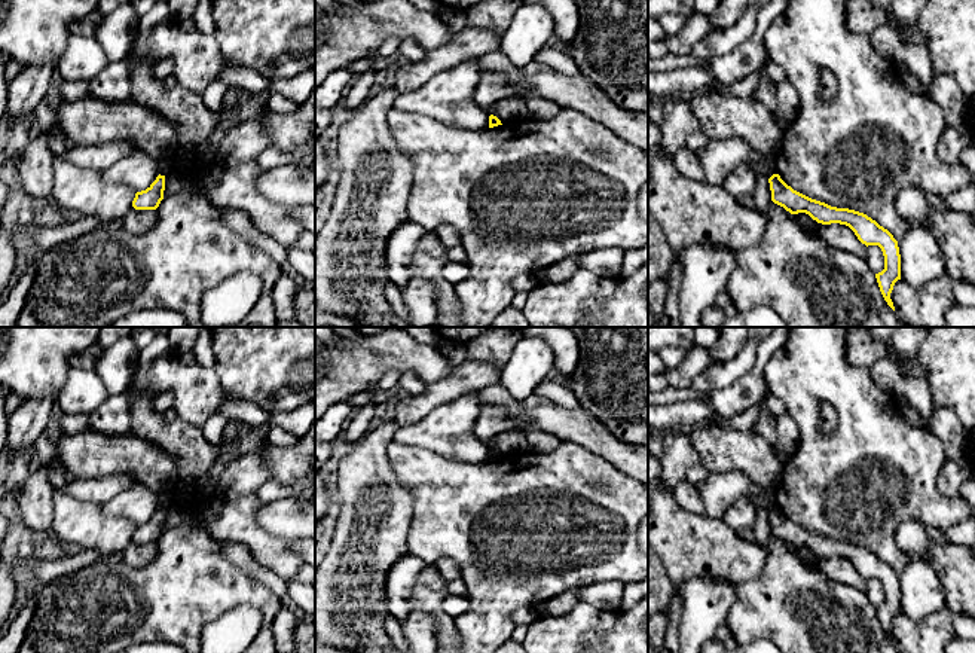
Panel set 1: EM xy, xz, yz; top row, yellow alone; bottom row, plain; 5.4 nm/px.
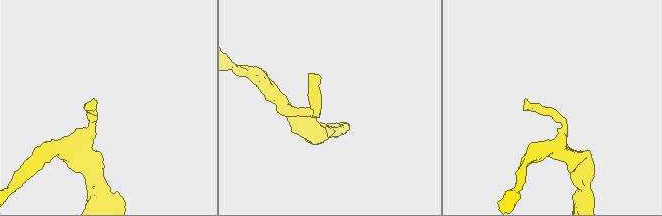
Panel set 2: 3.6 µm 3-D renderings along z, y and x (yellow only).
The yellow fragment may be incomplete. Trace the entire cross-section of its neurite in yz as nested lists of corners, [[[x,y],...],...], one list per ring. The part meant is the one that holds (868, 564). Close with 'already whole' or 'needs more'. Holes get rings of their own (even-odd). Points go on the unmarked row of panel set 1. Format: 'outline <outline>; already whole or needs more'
outline [[[779,507],[768,512],[771,534],[783,540],[791,547],[806,546],[822,558],[840,556],[849,559],[858,573],[868,579],[878,579],[884,589],[884,602],[875,607],[880,625],[887,638],[895,644],[890,626],[898,613],[901,613],[901,588],[898,574],[893,568],[864,546],[831,540],[825,535],[812,533],[791,519]]]; already whole

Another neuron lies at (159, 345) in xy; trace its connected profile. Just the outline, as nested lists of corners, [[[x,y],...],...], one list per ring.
[[[156,330],[150,344],[140,347],[137,372],[144,372],[155,358],[171,351],[166,333]]]

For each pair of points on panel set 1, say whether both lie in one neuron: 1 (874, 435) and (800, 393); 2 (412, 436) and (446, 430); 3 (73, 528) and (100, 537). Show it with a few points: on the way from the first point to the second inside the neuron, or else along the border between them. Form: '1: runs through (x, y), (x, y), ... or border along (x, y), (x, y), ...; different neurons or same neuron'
1: runs through (856, 415), (831, 390), (819, 390); same neuron
2: runs through (421, 433), (437, 432); same neuron
3: runs through (79, 528), (94, 531); same neuron

